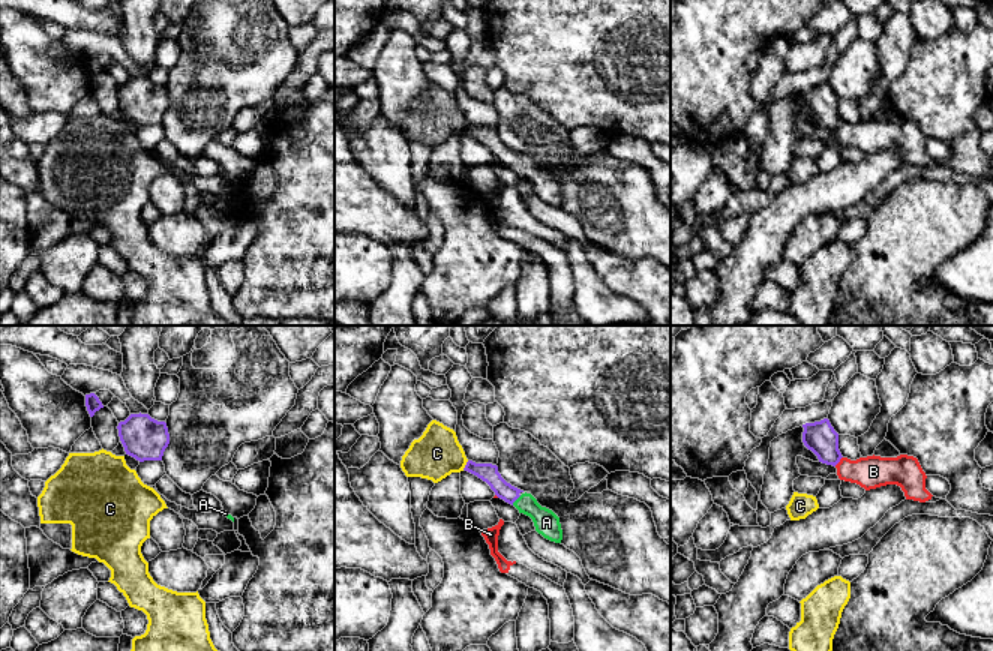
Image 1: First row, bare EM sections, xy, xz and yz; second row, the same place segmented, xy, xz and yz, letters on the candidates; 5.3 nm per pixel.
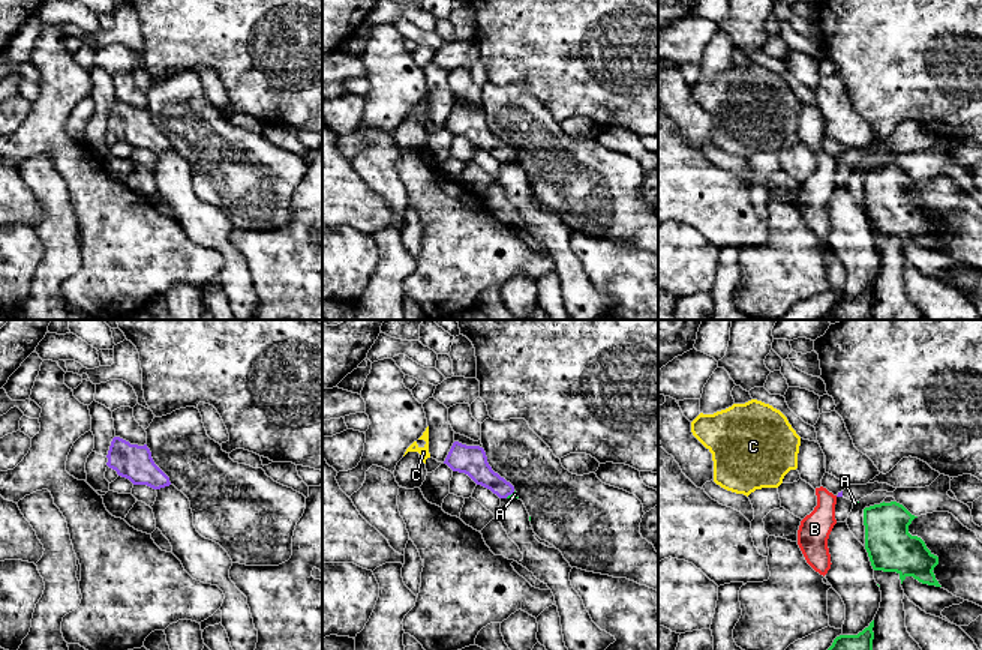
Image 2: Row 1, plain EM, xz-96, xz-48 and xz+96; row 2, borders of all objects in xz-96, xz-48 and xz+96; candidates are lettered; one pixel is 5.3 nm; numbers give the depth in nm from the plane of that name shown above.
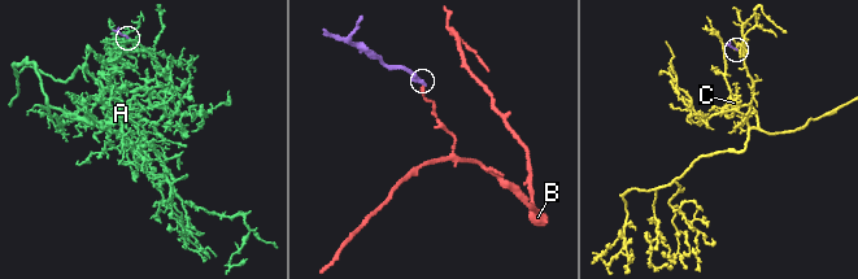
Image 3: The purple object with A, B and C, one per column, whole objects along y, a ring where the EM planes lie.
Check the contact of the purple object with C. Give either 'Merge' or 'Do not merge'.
Do not merge

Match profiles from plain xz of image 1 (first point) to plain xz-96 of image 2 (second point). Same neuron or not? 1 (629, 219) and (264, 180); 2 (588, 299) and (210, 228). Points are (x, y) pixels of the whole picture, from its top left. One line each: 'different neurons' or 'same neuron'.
1: same neuron
2: same neuron

